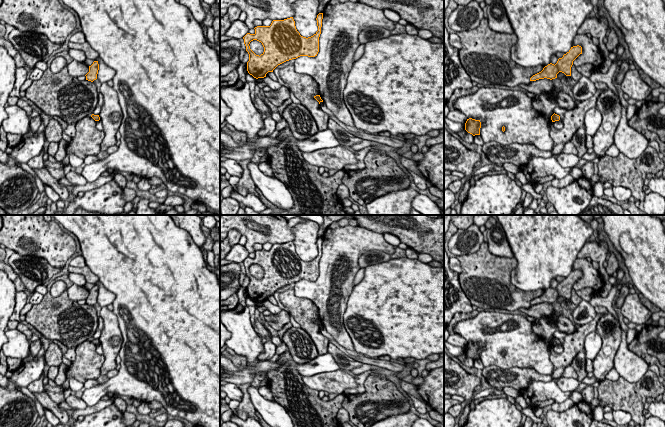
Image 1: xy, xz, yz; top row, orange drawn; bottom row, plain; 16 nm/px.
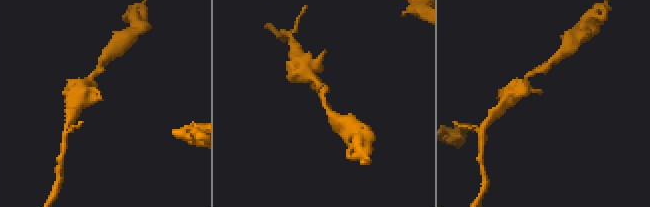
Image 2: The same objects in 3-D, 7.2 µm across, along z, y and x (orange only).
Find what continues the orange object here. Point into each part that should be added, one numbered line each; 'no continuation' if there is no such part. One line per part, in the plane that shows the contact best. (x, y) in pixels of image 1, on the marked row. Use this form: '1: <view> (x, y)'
no continuation

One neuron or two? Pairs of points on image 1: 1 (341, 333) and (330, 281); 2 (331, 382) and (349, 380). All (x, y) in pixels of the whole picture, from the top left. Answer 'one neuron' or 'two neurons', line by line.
1: one neuron
2: one neuron

